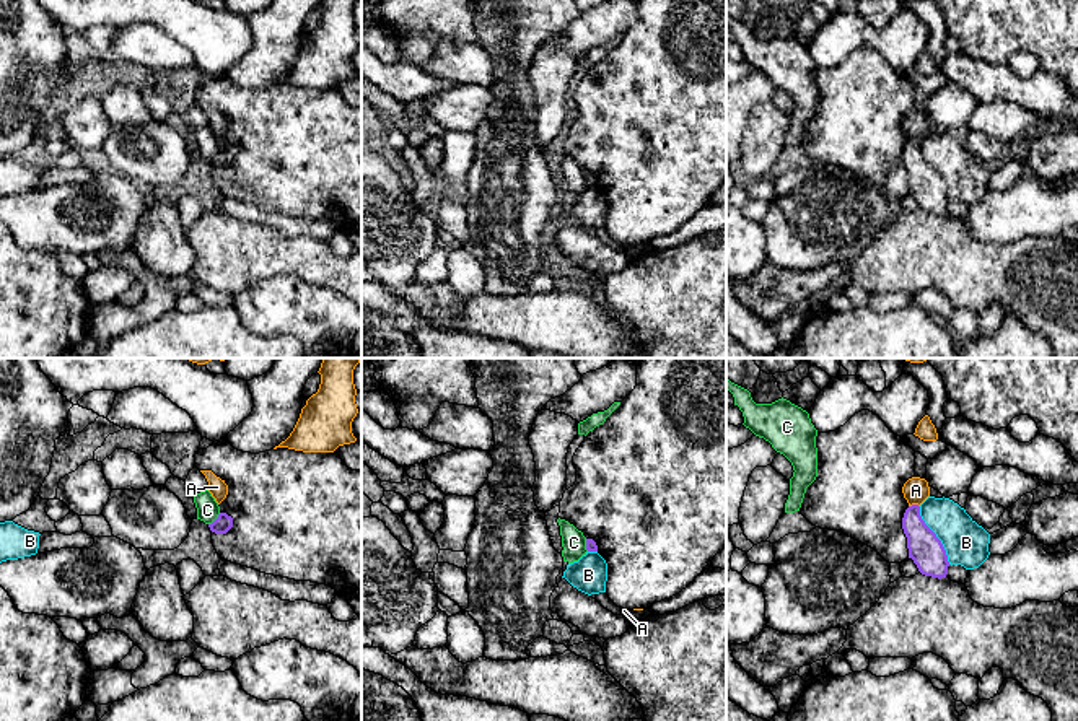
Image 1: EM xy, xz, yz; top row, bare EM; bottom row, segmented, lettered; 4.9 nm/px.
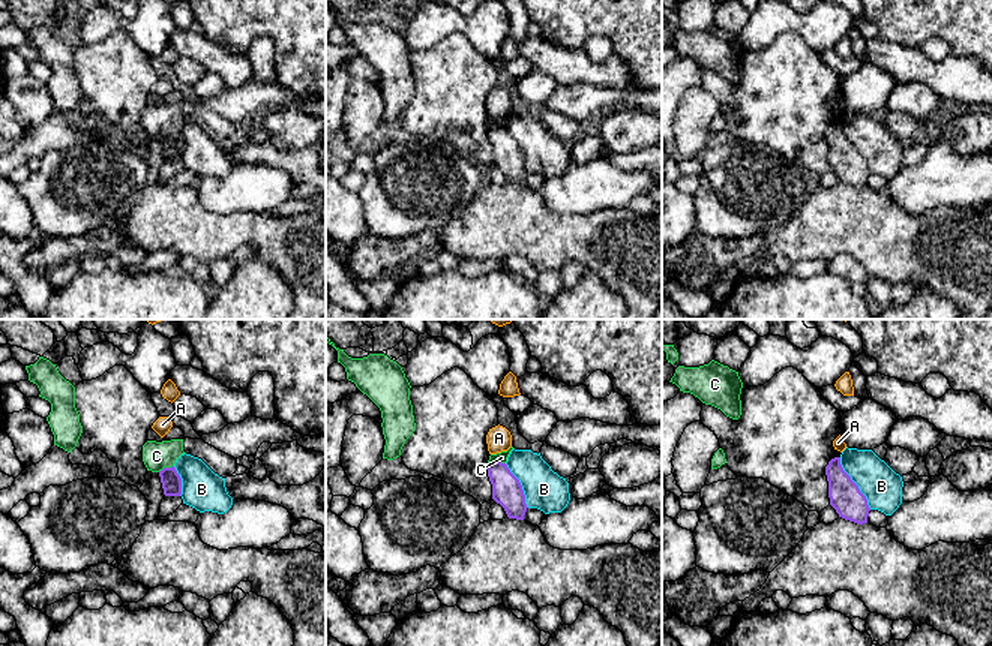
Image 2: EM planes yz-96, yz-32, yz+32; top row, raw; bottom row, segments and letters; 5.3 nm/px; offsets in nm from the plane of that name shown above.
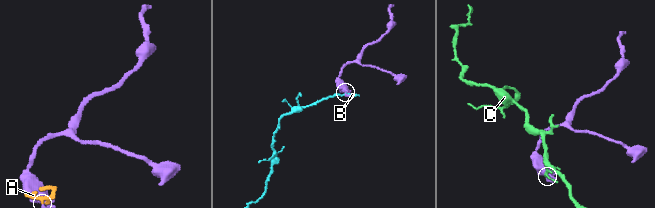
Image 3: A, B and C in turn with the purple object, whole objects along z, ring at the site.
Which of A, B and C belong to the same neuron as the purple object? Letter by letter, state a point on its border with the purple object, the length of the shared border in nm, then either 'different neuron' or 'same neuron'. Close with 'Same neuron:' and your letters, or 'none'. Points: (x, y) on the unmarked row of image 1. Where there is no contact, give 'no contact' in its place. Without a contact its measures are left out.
A: meets purple in yz at (914, 140); contact 60 nm long; different neuron
B: meets purple in yz at (935, 171); contact 320 nm long; different neuron
C: meets purple in xy at (215, 155); contact 90 nm long; different neuron
Same neuron: none

